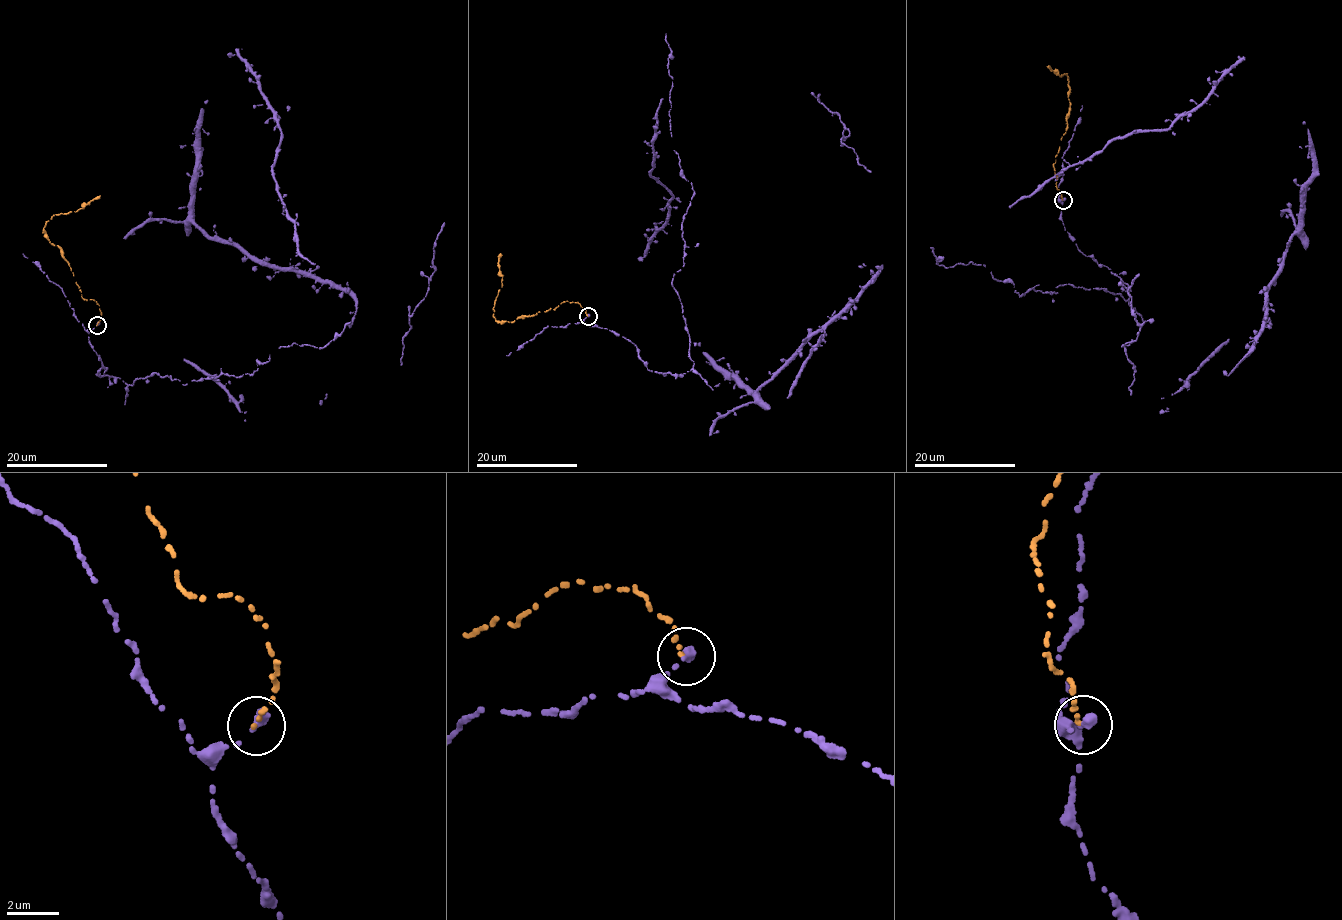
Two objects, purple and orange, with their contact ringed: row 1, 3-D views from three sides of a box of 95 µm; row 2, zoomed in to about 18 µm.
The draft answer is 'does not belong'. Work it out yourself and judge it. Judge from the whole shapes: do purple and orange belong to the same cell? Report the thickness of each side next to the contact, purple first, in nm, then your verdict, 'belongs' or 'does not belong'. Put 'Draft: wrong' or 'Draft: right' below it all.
360/140 nm | does not belong
Draft: right

